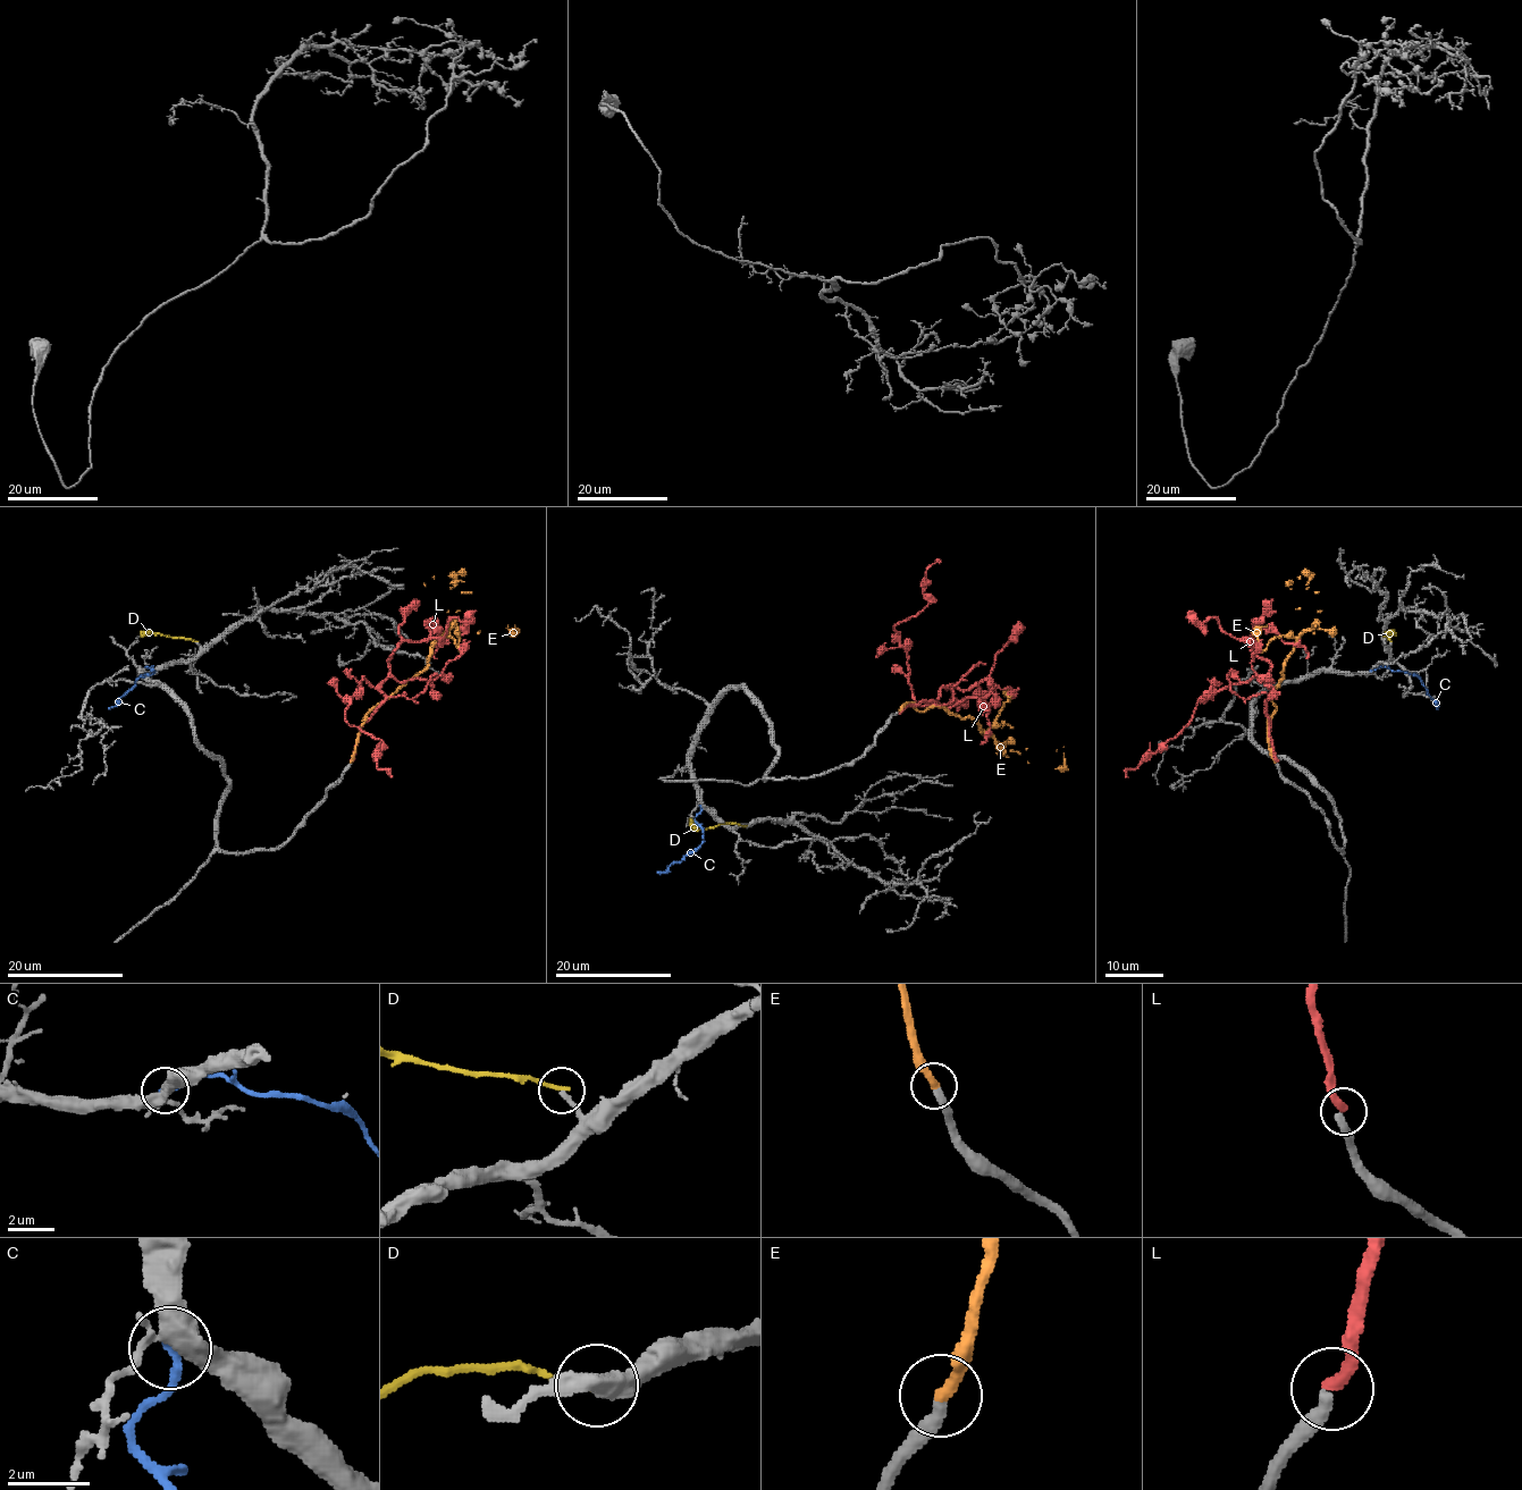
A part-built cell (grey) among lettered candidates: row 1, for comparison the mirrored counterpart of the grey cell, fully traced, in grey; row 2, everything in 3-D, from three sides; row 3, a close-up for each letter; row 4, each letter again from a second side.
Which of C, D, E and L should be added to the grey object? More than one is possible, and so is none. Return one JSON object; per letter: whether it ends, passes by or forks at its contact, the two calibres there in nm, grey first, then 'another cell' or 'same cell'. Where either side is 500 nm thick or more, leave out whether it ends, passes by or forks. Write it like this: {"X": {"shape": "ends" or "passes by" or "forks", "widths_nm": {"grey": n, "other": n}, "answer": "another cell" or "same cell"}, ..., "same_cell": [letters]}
{"C": {"shape": "ends", "widths_nm": {"grey": 400, "other": 190}, "answer": "another cell"}, "D": {"shape": "ends", "widths_nm": {"grey": 200, "other": 170}, "answer": "another cell"}, "E": {"shape": "ends", "widths_nm": {"grey": 340, "other": 320}, "answer": "same cell"}, "L": {"shape": "ends", "widths_nm": {"grey": 340, "other": 320}, "answer": "another cell"}, "same_cell": ["E"]}

